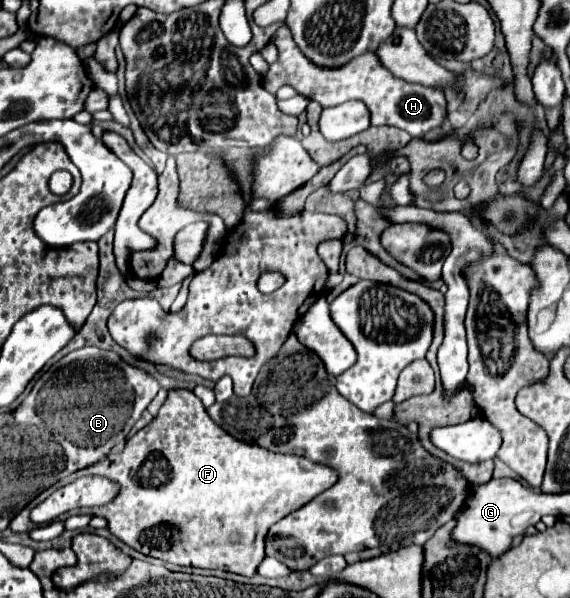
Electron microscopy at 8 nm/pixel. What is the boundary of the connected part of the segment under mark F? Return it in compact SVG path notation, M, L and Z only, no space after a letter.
M170 389L158 417L126 443L128 465L112 465L110 453L104 461L86 469L90 475L112 477L122 485L122 491L112 503L96 509L80 509L80 513L106 517L112 535L126 545L176 565L224 569L252 577L264 559L268 529L338 481L338 473L332 467L296 455L272 453L260 445L234 439L208 417L202 401L190 389Z

